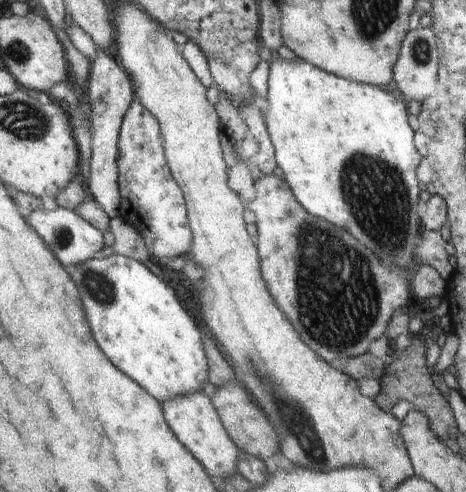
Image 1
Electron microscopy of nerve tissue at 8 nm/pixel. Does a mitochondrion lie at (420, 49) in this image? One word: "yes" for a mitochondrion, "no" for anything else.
yes

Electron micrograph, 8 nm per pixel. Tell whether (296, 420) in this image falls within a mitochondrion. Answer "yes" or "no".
yes

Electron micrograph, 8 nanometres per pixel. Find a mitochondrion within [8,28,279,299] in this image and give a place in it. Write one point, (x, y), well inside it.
(61, 236)

